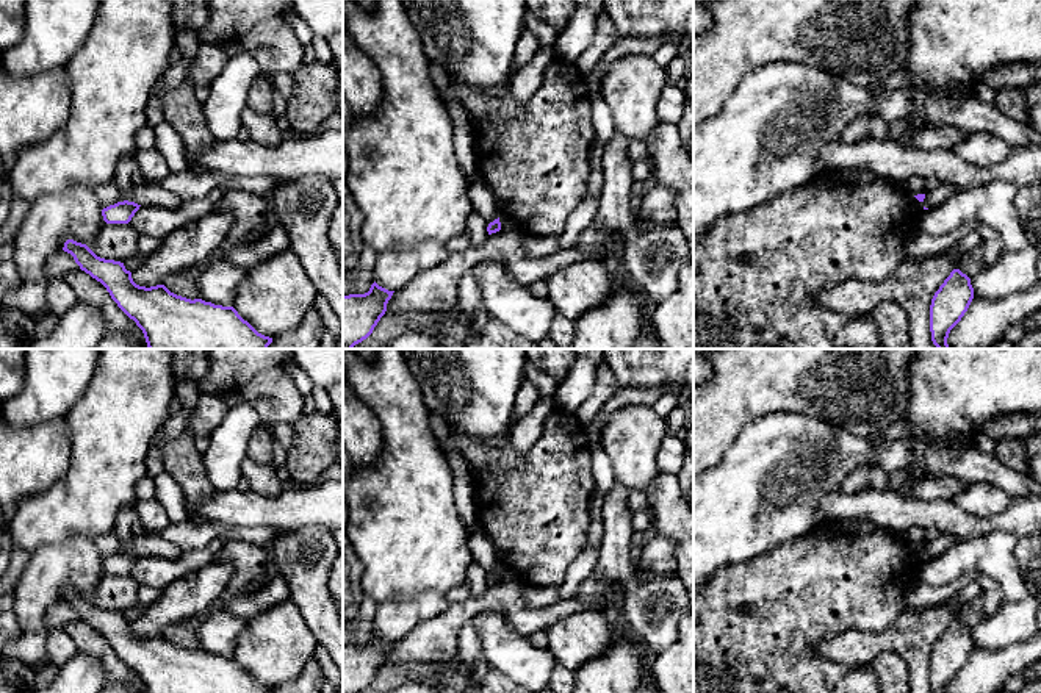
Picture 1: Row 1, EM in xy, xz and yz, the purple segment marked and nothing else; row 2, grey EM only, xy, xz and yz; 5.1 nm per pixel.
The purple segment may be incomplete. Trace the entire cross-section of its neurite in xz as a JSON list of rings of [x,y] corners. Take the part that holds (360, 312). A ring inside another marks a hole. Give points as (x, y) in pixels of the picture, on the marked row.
[[[374,282],[365,294],[343,296],[343,349],[352,349],[373,333],[393,293]]]

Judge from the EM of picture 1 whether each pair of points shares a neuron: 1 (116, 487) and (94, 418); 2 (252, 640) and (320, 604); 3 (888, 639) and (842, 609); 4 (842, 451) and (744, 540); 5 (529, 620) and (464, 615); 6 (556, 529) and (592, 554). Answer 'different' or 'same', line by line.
1: same
2: different
3: different
4: same
5: same
6: different

